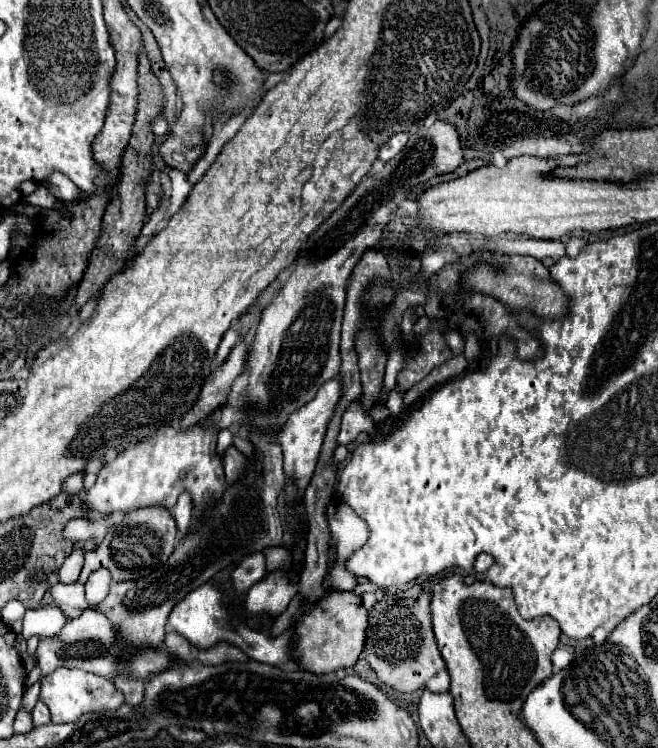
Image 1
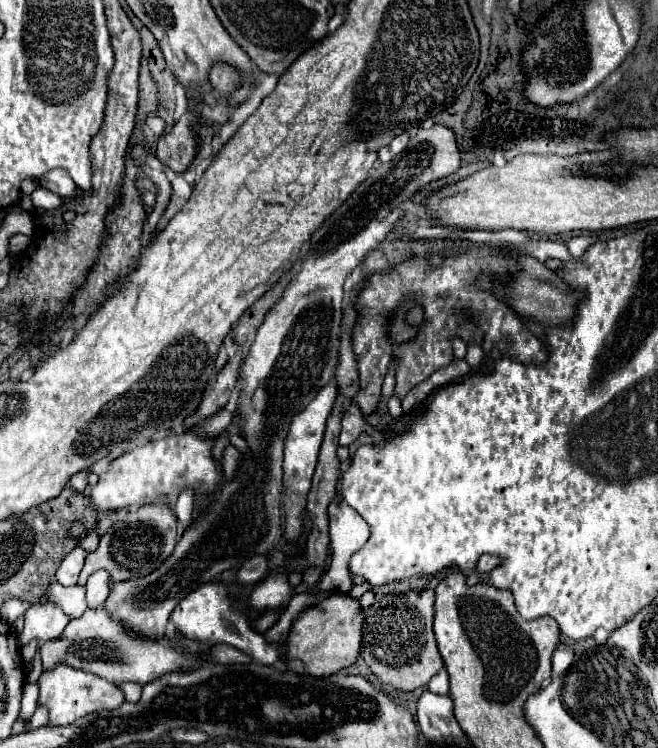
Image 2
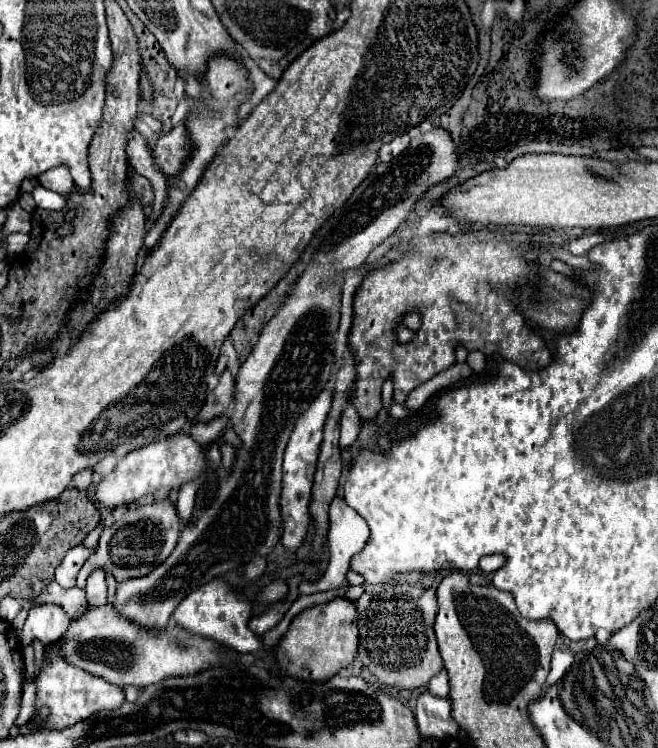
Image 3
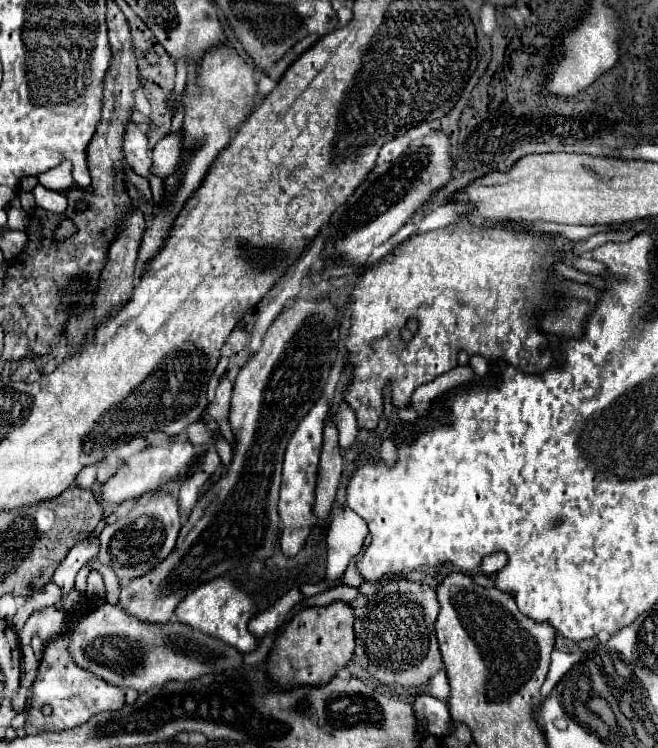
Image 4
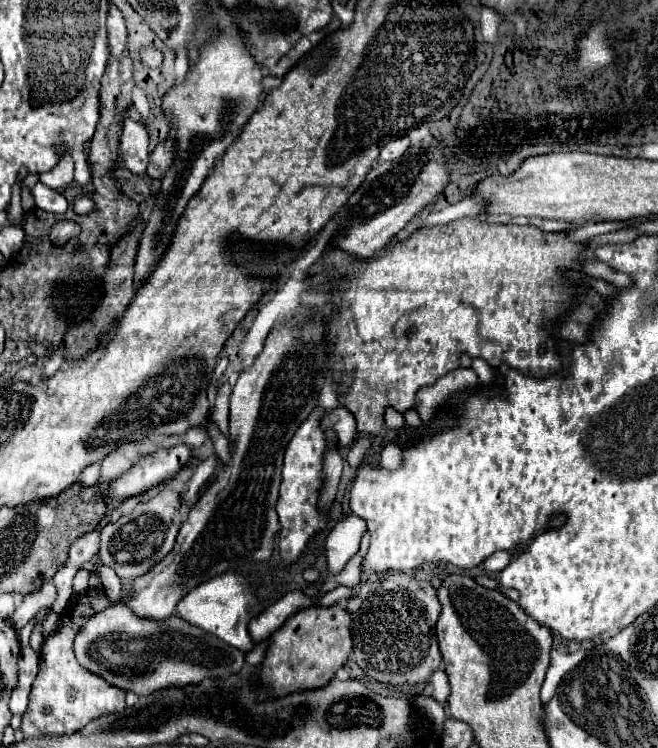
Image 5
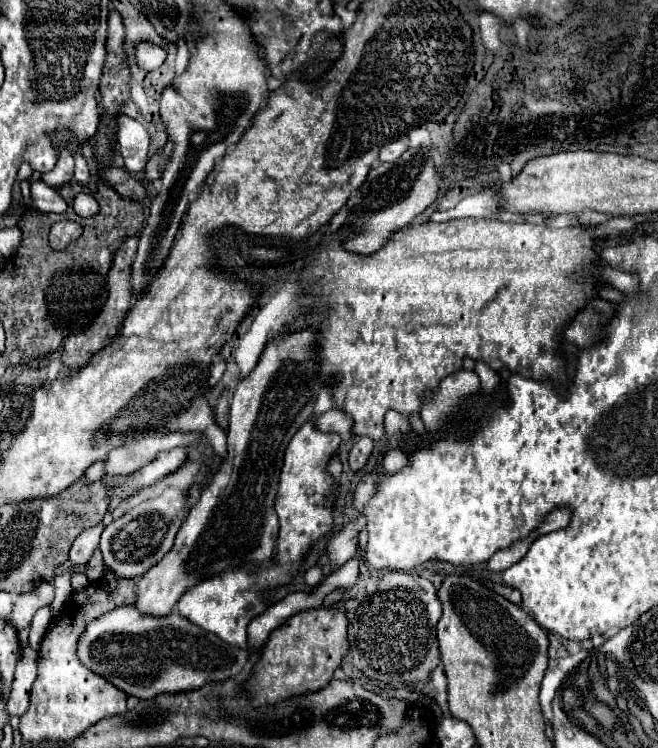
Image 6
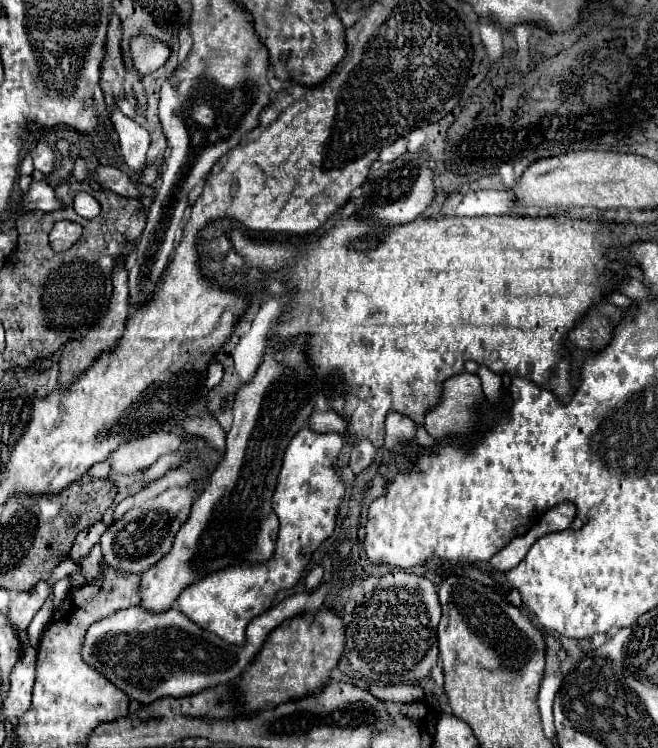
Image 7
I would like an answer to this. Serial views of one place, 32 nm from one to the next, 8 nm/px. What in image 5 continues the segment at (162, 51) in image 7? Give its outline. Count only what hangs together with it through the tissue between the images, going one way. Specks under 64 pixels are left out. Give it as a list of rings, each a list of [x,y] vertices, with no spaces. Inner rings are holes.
[[[146,46],[140,50],[140,56],[142,56],[142,62],[148,66],[148,68],[156,68],[162,64],[162,52],[158,52],[156,48],[152,46]]]

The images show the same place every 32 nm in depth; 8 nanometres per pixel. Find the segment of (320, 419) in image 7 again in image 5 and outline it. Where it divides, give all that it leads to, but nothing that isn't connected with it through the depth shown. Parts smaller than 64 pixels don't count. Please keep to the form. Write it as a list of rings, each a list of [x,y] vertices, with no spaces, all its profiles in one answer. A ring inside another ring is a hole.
[[[338,406],[330,412],[326,412],[324,420],[322,420],[322,428],[334,428],[338,434],[338,444],[342,448],[350,446],[356,438],[356,420],[352,416],[352,412],[348,412],[346,406]]]

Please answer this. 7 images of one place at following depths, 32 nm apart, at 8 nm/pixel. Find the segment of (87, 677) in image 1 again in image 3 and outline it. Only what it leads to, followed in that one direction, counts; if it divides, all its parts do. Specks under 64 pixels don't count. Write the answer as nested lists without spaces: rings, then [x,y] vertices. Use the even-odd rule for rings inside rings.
[[[60,656],[52,658],[50,664],[42,666],[42,670],[36,678],[36,686],[38,686],[36,710],[48,708],[48,718],[42,724],[46,728],[66,728],[66,726],[76,724],[78,720],[82,720],[86,716],[92,716],[94,712],[116,710],[118,706],[124,704],[122,688],[118,688],[118,686],[114,686],[98,676],[92,676],[80,668],[66,664],[66,660],[62,660]]]

